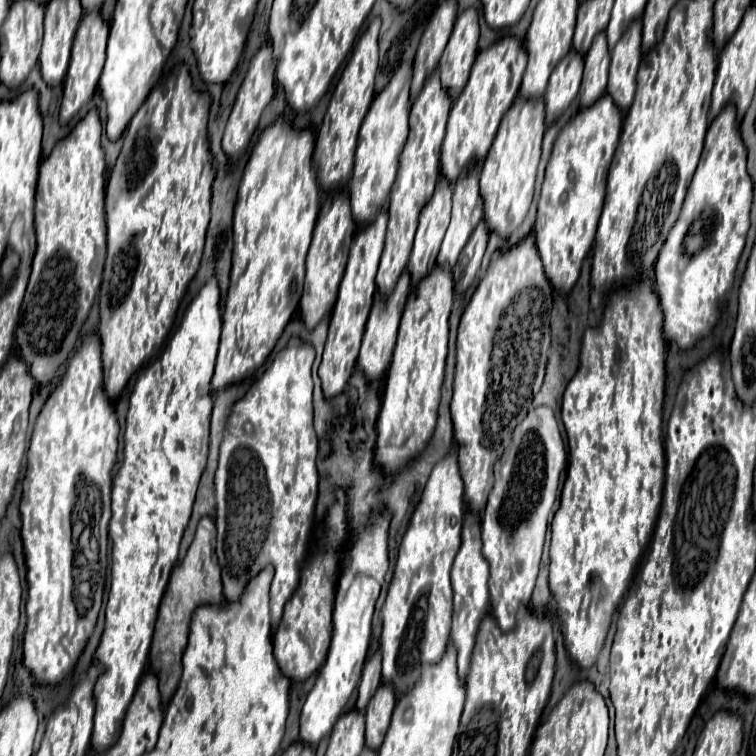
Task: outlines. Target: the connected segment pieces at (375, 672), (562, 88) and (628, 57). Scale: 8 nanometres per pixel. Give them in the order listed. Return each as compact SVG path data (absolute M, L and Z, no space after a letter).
M376 653L372 659L368 659L368 663L364 665L364 671L362 671L362 679L360 679L360 687L358 687L358 703L356 703L356 707L360 711L366 709L370 697L376 693L380 683L382 683L380 653Z
M570 51L556 65L544 95L548 125L554 125L562 117L562 113L570 107L570 103L576 99L582 81L582 69L584 69L584 59L576 51Z
M634 21L612 51L612 65L606 93L622 109L622 113L628 111L636 93L636 73L642 59L640 41L642 41L642 23Z

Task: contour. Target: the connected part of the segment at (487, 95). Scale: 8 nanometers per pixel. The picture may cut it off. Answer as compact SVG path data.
M504 37L492 47L480 51L480 55L476 57L472 75L468 79L468 87L452 105L446 137L442 143L440 171L450 183L456 183L456 179L460 177L460 171L464 171L468 163L478 163L486 159L486 153L496 137L498 125L504 113L508 111L508 107L512 107L516 93L520 89L522 73L526 67L526 51L520 47L522 47L520 39Z

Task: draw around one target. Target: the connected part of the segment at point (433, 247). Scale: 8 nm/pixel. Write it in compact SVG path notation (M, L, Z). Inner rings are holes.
M440 177L432 199L420 213L420 225L408 261L408 273L412 275L414 287L436 265L436 255L450 223L450 209L452 209L452 185L444 177Z

